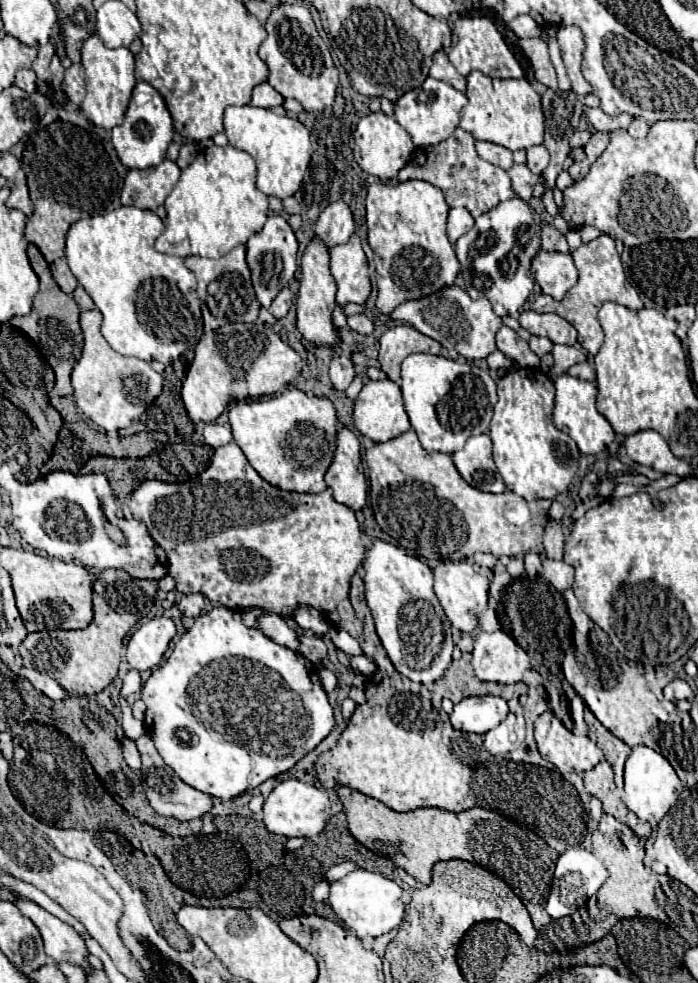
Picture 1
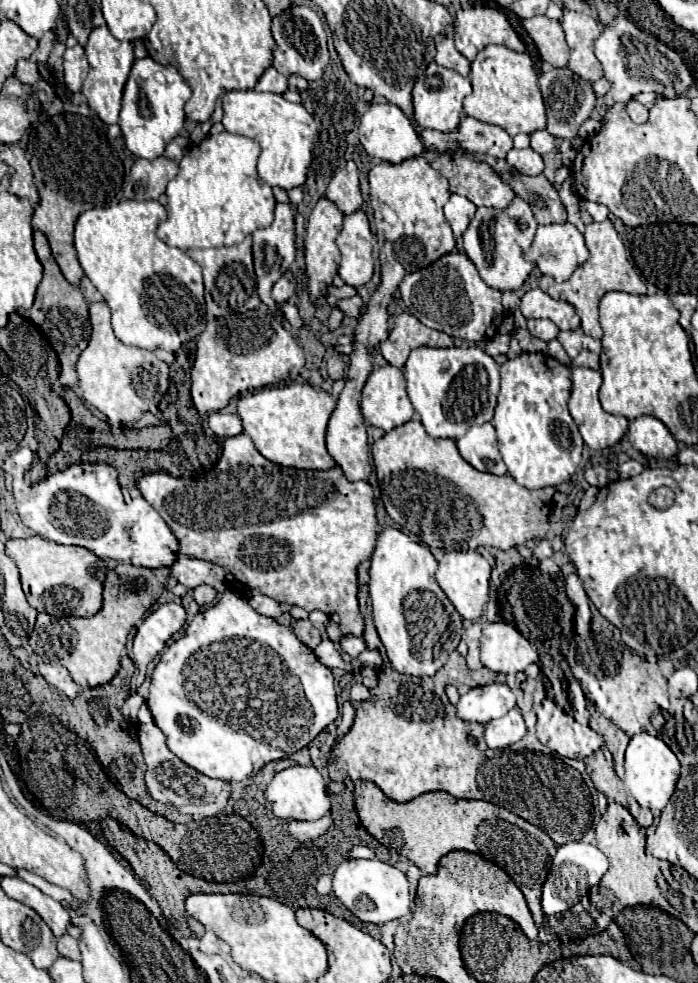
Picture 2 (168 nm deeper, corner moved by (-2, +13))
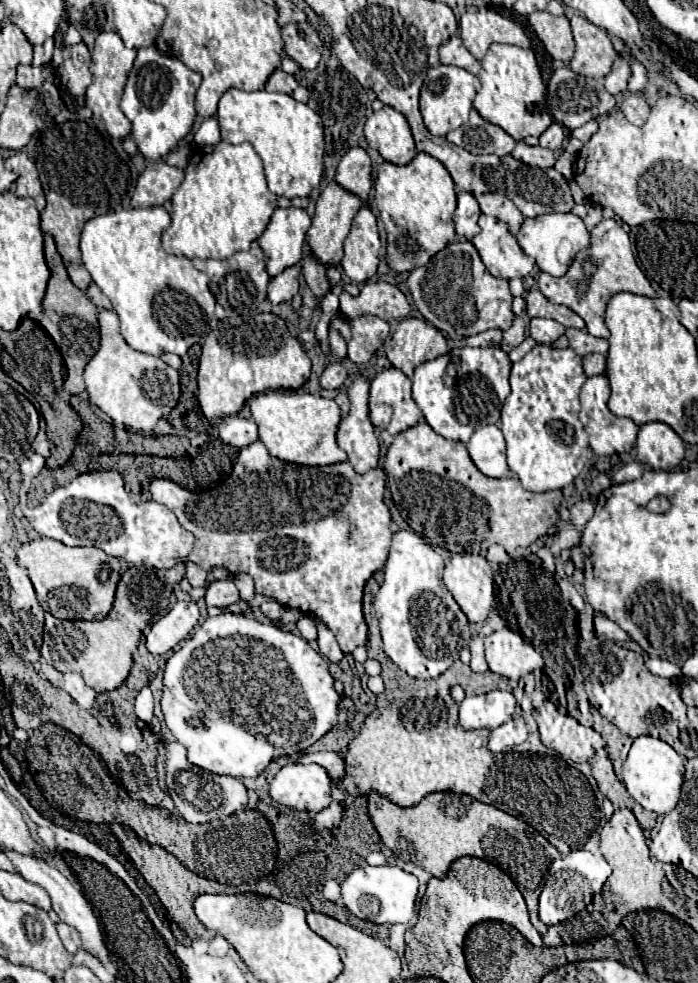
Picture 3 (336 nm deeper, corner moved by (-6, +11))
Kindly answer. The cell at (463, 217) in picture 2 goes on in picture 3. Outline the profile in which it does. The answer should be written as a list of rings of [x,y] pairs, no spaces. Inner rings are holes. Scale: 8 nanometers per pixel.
[[[460,191],[458,193],[458,207],[454,211],[454,225],[456,225],[458,237],[472,239],[480,231],[478,217],[480,217],[480,207],[478,207],[474,195]]]

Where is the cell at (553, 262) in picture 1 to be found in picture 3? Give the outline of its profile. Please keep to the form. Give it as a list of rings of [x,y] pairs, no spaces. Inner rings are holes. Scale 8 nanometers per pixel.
[[[552,213],[552,215],[540,215],[536,219],[524,219],[516,239],[524,249],[524,253],[534,257],[538,267],[544,273],[550,273],[552,277],[562,277],[572,265],[576,253],[590,247],[588,229],[584,227],[582,219],[572,213]]]

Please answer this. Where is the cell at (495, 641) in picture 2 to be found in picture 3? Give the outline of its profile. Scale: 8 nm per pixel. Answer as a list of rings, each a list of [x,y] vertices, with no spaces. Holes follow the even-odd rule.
[[[510,629],[494,631],[486,637],[486,661],[492,673],[508,679],[520,679],[536,669],[544,667],[542,655],[522,639],[520,633]]]

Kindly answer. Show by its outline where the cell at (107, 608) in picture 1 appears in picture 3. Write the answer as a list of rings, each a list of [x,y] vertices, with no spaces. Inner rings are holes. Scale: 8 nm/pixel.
[[[178,563],[172,569],[130,567],[122,573],[112,611],[104,619],[62,621],[48,612],[45,613],[42,645],[44,649],[48,649],[48,657],[44,655],[43,658],[63,675],[80,673],[86,685],[98,693],[120,687],[132,667],[132,653],[138,649],[142,627],[146,627],[156,615],[160,615],[160,611],[168,607],[174,583],[178,583],[182,577],[184,577],[184,563]]]

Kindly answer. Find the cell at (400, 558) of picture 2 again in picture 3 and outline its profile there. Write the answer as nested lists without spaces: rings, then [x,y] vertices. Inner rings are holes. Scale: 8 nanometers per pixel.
[[[396,531],[384,581],[374,597],[376,617],[384,641],[384,653],[414,679],[436,679],[454,659],[458,659],[458,641],[468,627],[468,619],[442,583],[444,559],[414,531]]]

